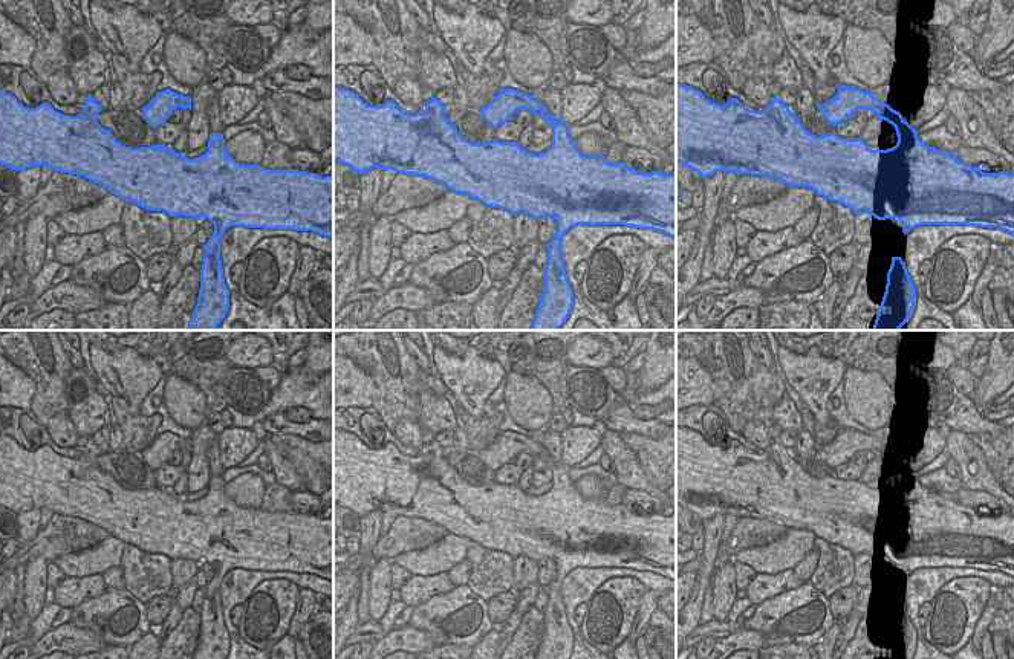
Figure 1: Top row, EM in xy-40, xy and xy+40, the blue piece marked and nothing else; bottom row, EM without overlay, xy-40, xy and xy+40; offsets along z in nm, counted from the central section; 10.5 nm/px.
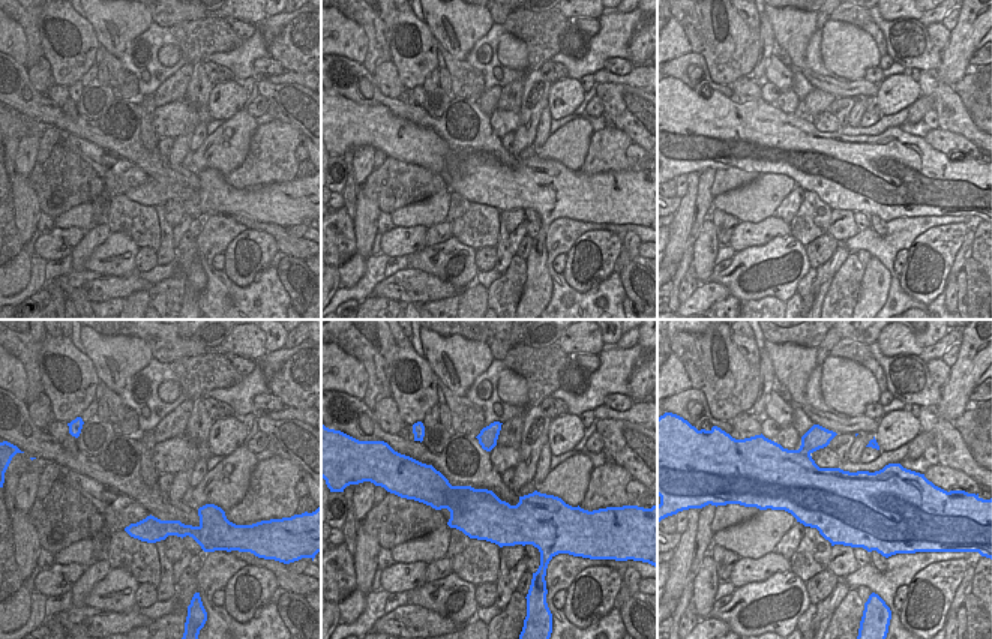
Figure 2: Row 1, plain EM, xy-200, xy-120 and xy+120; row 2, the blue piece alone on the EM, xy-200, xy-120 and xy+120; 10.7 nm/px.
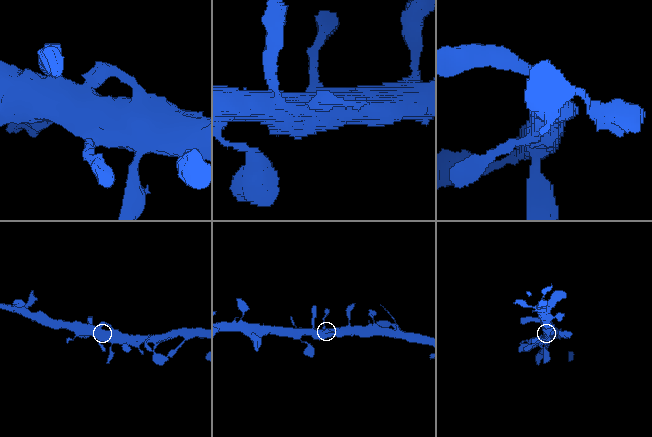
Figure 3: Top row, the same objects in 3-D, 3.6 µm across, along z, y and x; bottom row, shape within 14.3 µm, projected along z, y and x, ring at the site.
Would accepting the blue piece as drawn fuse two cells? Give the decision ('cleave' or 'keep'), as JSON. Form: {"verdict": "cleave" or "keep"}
{"verdict": "keep"}

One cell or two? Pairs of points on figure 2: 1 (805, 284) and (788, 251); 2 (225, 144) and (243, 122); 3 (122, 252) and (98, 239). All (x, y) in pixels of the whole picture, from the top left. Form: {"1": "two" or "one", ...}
{"1": "two", "2": "one", "3": "two"}

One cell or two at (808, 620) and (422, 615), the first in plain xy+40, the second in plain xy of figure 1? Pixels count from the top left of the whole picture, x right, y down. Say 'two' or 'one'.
one

